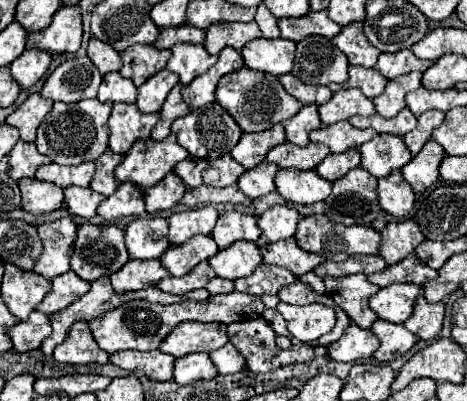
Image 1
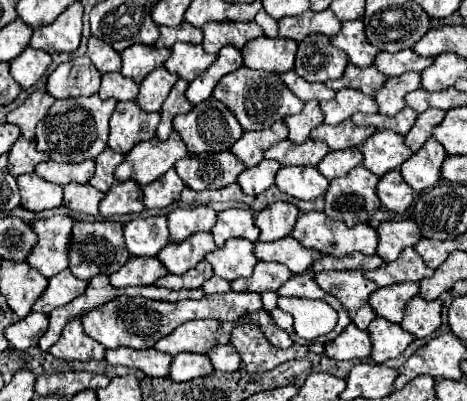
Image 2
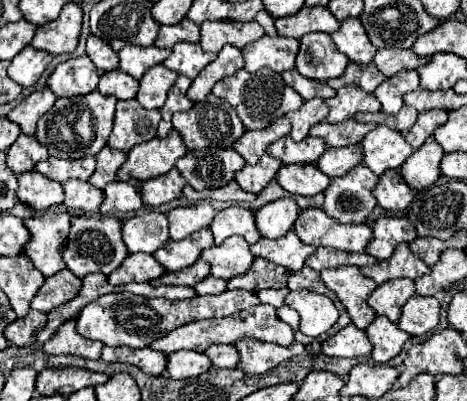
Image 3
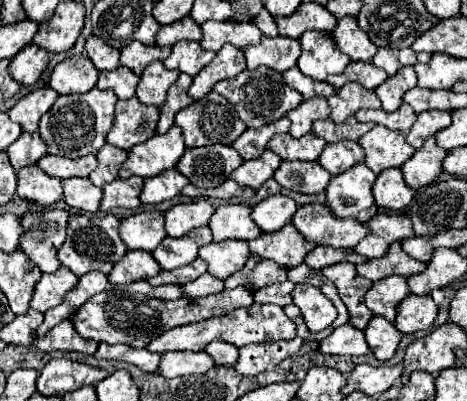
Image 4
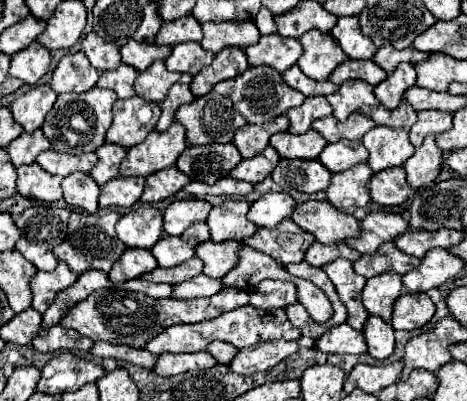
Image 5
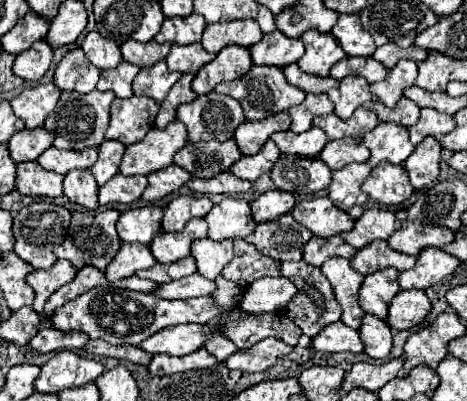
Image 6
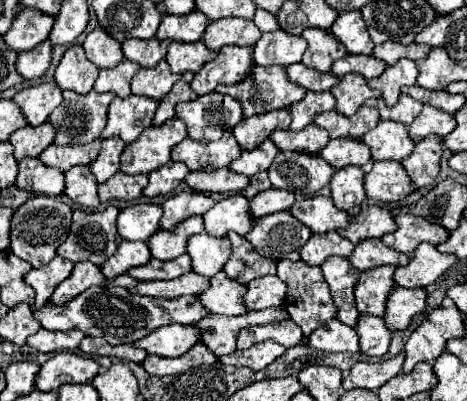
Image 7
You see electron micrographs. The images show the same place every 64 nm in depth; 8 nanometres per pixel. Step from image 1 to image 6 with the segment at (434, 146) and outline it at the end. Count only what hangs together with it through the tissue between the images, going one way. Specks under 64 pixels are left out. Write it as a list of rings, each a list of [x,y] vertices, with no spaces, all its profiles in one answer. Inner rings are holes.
[[[428,136],[416,146],[416,150],[404,162],[404,168],[416,190],[430,186],[438,178],[440,152],[442,152],[442,146],[438,144],[438,140]]]

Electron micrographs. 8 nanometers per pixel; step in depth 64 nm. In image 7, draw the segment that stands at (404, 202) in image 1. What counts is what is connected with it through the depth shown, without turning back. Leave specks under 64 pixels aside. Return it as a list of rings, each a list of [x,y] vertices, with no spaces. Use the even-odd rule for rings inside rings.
[[[374,162],[366,174],[364,190],[368,198],[380,202],[398,202],[412,192],[412,180],[400,162]]]

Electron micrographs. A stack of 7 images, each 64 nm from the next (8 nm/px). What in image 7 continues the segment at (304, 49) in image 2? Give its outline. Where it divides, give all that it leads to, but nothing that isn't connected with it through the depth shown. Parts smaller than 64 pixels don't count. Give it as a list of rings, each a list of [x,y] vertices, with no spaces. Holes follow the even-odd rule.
[[[308,28],[302,32],[302,36],[308,42],[308,50],[302,58],[306,66],[312,66],[320,72],[328,72],[334,60],[346,56],[344,44],[340,44],[340,40],[336,40],[330,30]]]

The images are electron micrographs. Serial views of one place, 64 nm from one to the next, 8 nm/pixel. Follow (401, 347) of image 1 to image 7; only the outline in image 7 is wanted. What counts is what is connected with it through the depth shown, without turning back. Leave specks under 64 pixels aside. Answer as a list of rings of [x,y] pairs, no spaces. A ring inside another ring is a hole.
[[[360,314],[354,330],[360,338],[360,352],[364,352],[366,356],[380,358],[388,352],[392,332],[386,328],[382,318],[372,314]]]

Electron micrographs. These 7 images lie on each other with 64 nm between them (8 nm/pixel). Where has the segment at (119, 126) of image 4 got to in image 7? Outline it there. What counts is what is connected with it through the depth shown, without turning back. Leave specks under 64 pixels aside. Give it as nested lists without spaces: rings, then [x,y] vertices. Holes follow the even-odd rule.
[[[130,94],[128,98],[114,98],[108,108],[108,122],[100,138],[120,136],[126,144],[134,142],[154,118],[158,102],[148,96]]]

